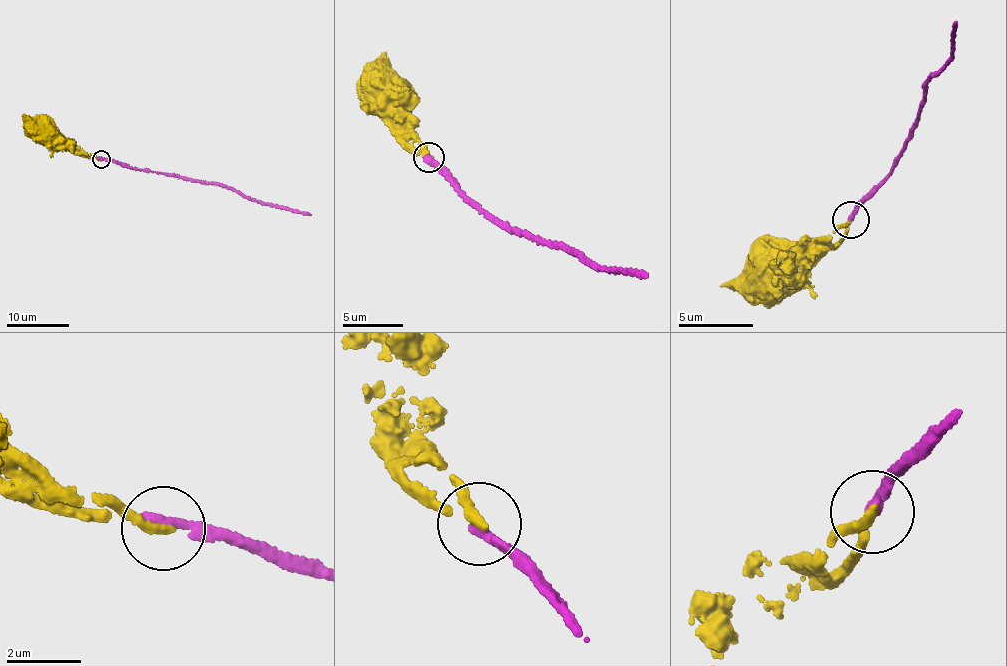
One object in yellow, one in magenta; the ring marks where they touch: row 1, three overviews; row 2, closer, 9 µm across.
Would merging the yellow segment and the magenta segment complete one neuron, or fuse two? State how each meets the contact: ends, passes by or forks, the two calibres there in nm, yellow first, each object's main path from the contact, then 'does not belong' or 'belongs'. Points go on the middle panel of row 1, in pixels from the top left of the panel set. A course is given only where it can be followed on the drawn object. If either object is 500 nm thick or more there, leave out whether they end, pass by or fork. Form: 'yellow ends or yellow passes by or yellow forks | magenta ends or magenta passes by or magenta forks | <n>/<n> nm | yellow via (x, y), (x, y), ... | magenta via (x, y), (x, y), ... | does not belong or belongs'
yellow ends | magenta ends | 280/320 nm | yellow via (429, 158), (412, 131), (406, 105), (389, 95) | magenta via (429, 158), (459, 194), (510, 228), (562, 246), (601, 267), (635, 269), (647, 276) | belongs

